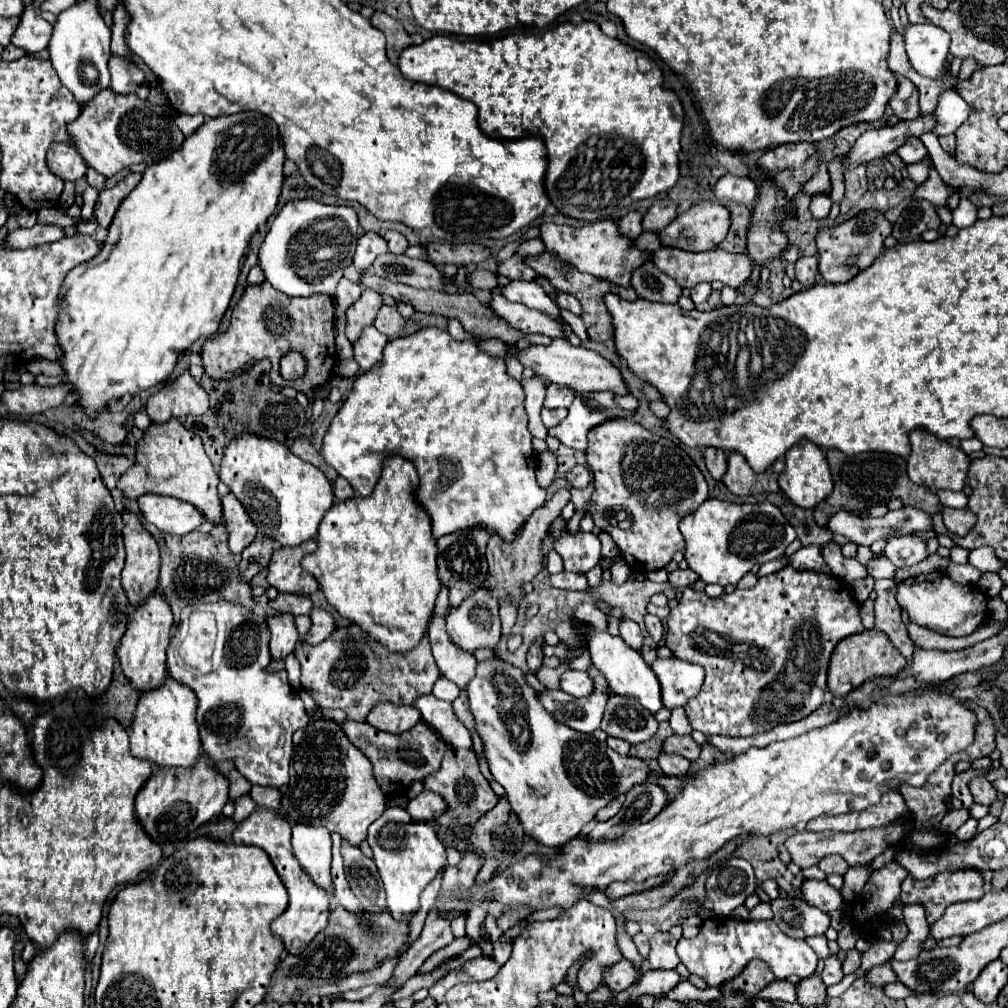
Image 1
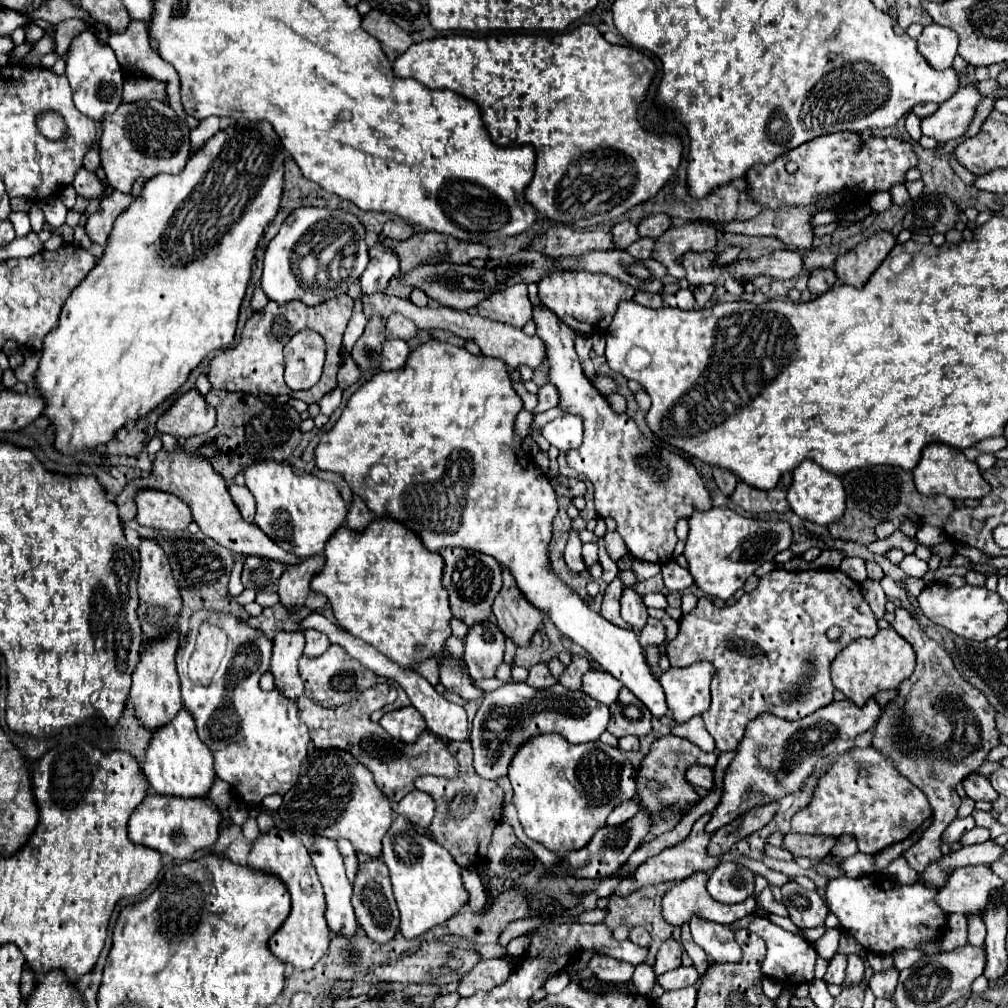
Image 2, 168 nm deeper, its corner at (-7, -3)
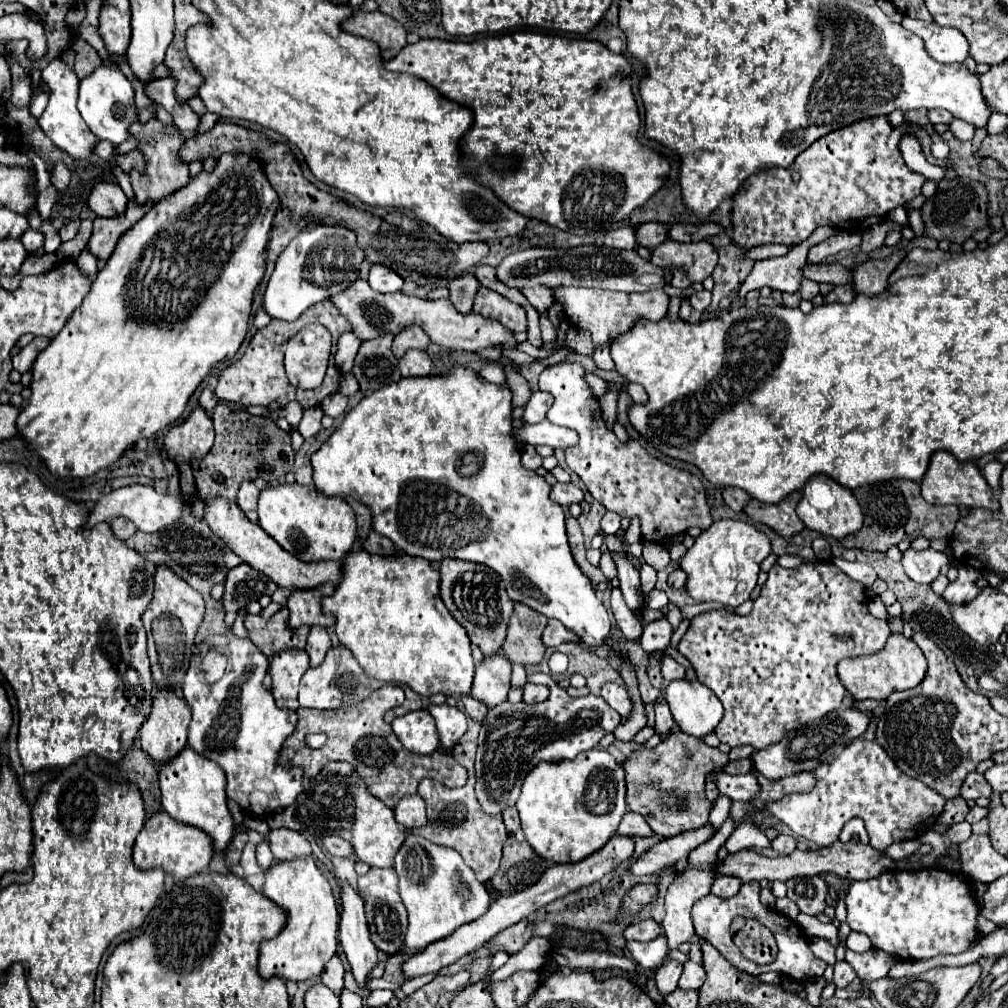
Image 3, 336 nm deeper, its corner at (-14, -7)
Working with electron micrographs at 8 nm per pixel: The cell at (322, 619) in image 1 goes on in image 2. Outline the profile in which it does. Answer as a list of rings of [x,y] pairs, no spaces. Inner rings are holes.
[[[306,629],[304,637],[306,637],[306,649],[304,649],[306,657],[318,657],[330,647],[328,637],[316,629]]]

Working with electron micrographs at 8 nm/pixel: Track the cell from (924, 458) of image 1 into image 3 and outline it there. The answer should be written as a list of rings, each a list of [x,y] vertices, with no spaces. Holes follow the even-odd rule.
[[[937,451],[929,463],[925,477],[921,479],[921,495],[927,503],[933,505],[967,505],[967,507],[985,507],[985,509],[999,509],[999,501],[995,507],[995,497],[991,487],[987,485],[985,477],[973,465],[973,461],[959,461],[949,451]]]

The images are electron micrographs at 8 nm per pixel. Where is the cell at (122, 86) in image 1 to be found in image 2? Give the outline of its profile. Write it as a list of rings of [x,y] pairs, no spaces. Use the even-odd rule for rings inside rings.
[[[126,79],[124,83],[124,101],[134,103],[134,101],[166,101],[166,83],[156,81],[156,79]]]

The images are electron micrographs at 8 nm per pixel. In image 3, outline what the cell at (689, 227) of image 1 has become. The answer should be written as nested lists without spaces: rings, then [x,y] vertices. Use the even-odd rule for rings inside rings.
[[[667,239],[663,245],[653,249],[651,257],[657,267],[679,267],[687,273],[689,281],[703,281],[717,265],[717,249],[709,241],[679,243]]]

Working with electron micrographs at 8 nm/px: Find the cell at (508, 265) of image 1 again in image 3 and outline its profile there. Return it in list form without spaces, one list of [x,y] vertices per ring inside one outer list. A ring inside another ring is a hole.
[[[569,287],[569,289],[553,289],[553,299],[563,305],[563,311],[569,317],[573,327],[581,327],[581,329],[591,331],[595,347],[613,343],[621,333],[629,331],[639,317],[645,317],[649,321],[663,319],[667,314],[667,305],[669,305],[669,297],[663,289],[643,293],[627,293]]]

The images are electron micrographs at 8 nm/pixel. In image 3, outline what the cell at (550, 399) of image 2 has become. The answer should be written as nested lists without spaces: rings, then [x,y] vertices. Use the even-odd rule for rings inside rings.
[[[533,391],[527,407],[525,407],[525,413],[523,413],[523,421],[525,423],[539,423],[547,417],[547,411],[551,409],[553,405],[553,397],[549,397],[549,393],[545,391]]]

